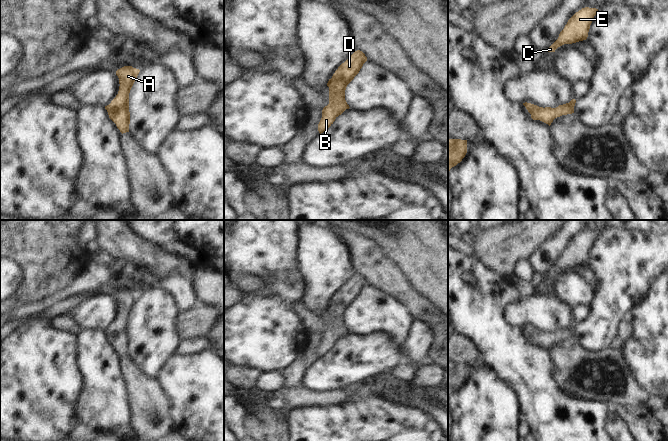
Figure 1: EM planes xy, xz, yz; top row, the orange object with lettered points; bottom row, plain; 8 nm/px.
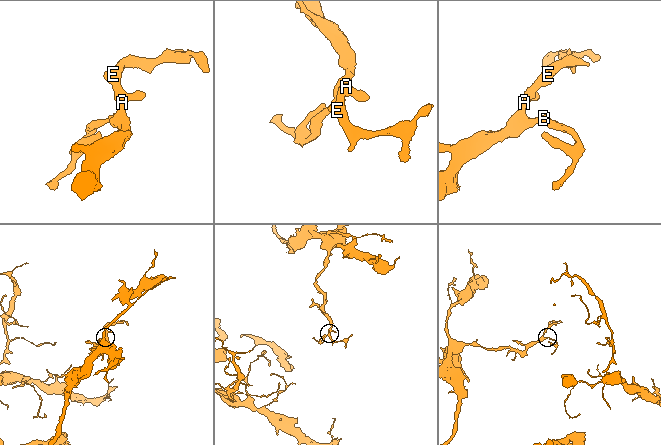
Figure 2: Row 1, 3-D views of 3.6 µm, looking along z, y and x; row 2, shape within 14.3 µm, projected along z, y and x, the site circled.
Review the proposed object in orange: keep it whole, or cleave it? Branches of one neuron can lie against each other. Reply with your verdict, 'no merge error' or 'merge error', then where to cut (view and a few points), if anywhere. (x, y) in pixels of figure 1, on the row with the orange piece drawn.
no merge error; cut none

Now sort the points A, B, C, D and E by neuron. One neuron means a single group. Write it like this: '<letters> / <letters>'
A B C D E

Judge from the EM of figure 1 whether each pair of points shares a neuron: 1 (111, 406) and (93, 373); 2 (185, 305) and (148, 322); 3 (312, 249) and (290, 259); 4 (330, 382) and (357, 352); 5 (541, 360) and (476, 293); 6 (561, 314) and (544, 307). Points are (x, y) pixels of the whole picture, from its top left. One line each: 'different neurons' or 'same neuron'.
1: same neuron
2: different neurons
3: different neurons
4: same neuron
5: same neuron
6: same neuron

